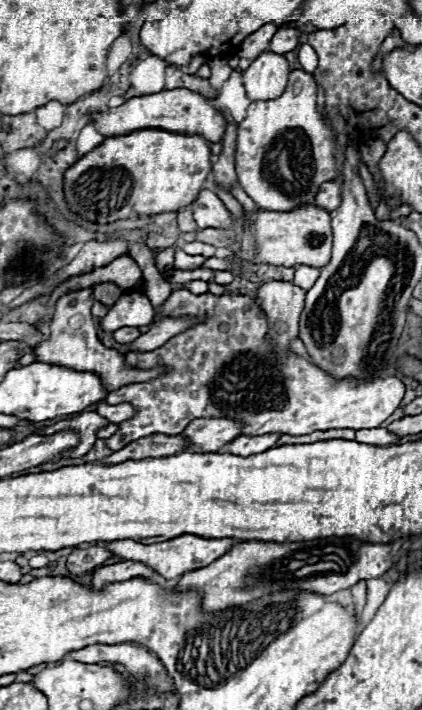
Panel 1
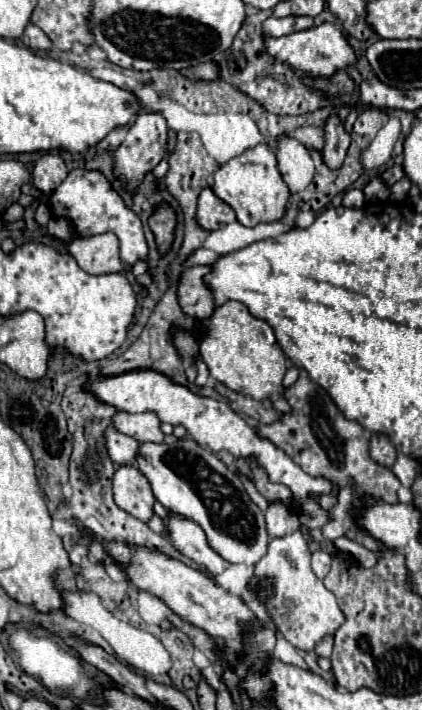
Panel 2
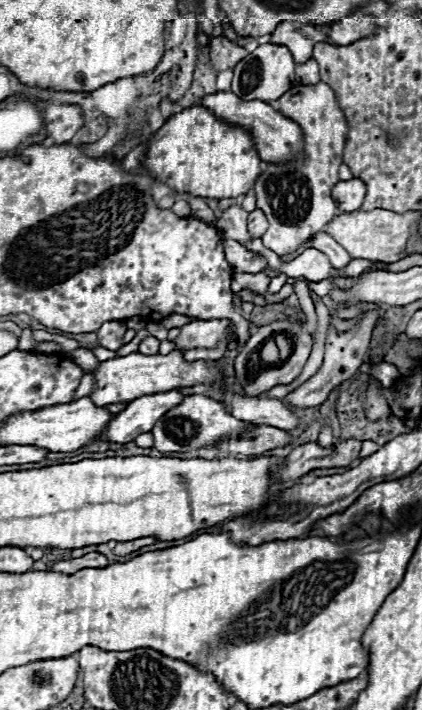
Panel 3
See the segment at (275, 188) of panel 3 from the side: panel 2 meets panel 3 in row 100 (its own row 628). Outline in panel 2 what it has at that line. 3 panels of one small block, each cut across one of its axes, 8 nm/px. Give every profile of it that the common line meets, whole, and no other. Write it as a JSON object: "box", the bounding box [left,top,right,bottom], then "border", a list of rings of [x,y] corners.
{"box":[254,529,346,650],"border":[[[300,529],[270,542],[266,556],[254,566],[254,576],[272,586],[272,594],[266,600],[260,600],[260,604],[266,608],[270,620],[284,638],[296,648],[314,650],[324,636],[334,636],[334,632],[344,624],[346,618],[336,602],[336,596],[326,590],[324,582],[316,578],[310,568],[310,548]]]}

